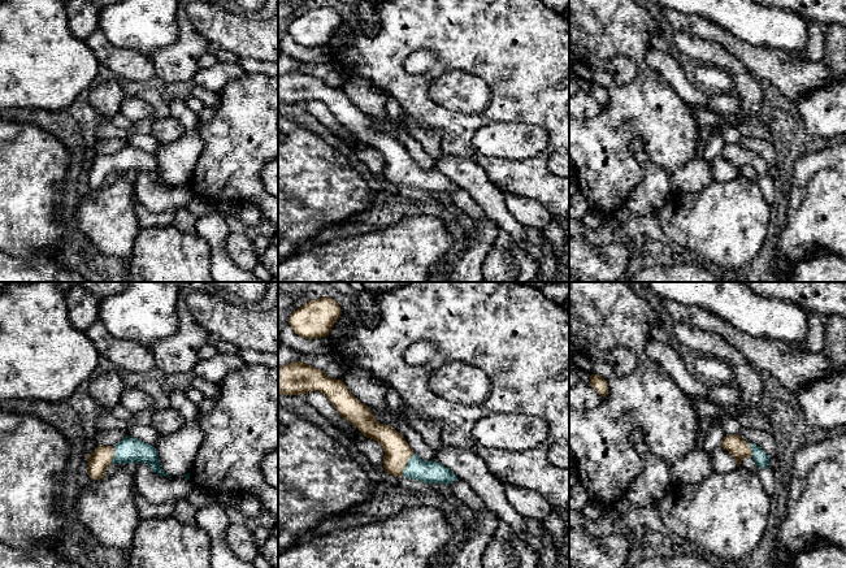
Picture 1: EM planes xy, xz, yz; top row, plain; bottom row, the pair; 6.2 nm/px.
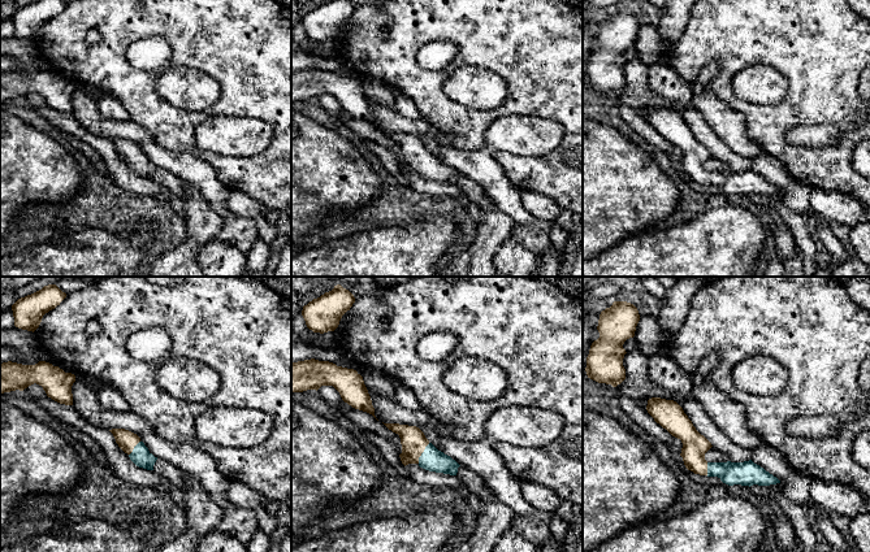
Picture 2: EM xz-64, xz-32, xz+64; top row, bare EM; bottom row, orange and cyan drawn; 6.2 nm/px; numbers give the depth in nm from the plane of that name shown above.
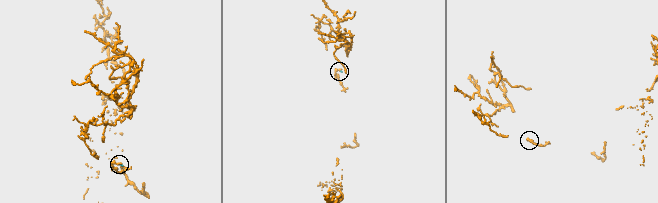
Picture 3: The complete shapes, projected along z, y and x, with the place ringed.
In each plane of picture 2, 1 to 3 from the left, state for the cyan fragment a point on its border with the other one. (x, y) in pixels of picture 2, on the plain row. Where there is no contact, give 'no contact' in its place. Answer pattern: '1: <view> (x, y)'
1: xz-64 (133, 157)
2: xz-32 (421, 161)
3: xz+64 (706, 178)

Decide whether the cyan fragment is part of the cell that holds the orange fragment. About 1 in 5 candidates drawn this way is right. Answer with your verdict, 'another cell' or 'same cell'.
same cell

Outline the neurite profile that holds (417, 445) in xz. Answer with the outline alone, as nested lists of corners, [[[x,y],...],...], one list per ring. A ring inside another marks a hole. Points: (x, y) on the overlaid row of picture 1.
[[[398,422],[394,429],[404,437],[409,448],[413,454],[417,454],[420,459],[426,461],[437,461],[435,451],[409,425]]]

